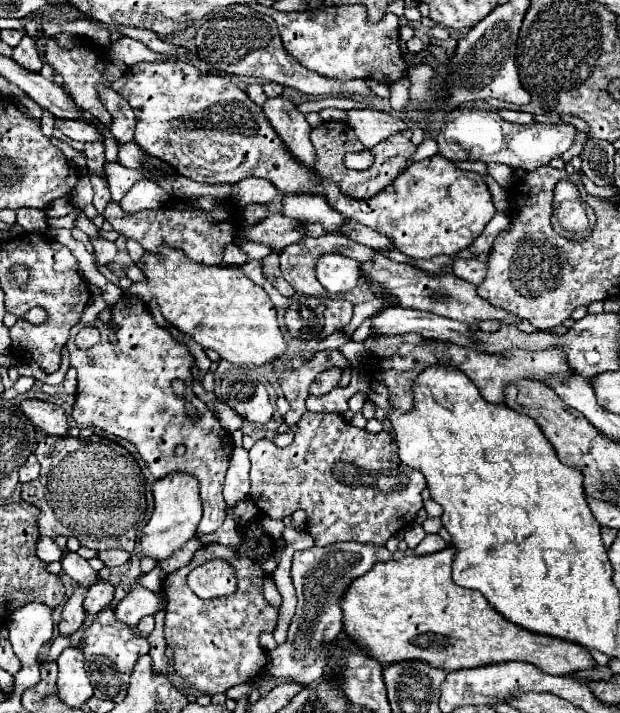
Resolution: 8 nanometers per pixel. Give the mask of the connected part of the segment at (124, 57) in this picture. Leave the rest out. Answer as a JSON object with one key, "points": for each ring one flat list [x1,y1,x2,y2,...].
{"points":[[120,38,118,42,114,42,110,46,108,54,112,58,122,60,126,66,132,66,138,62,160,62,160,60,168,58,166,54,156,54,150,48,146,48,142,42,132,40,132,38]]}

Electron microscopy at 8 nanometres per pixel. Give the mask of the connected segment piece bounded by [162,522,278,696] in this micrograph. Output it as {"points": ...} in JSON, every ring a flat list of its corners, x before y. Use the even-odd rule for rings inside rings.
{"points":[[252,522,244,528,246,542,240,546,240,550,226,548,220,544,208,544,202,546,190,564,184,568,168,574,168,582,164,578,164,594,168,588,168,612,164,622,164,638,168,646,174,650,174,670,184,682,188,682,192,688,204,692,204,694,218,694,226,692,232,686,254,682,258,678,258,672,262,676,262,670,266,666,266,652,258,644,258,634,272,632,276,628,278,608,268,606,262,594,262,582,264,572,260,568,260,560,272,552,272,540,264,532,260,522],[222,558,234,568,234,576,238,580,238,588,228,598,216,598,216,600,202,600,198,598,186,584,186,576,202,566,208,560]]}

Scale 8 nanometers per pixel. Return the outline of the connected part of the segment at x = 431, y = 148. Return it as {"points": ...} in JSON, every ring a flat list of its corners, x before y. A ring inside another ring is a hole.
{"points":[[426,134,426,136,424,136,424,142,422,142,422,144,418,146,418,150,412,154,410,162,420,162,420,160,430,158,430,156,434,156,434,154,438,154,438,144,436,144,434,138,430,138,430,136]]}

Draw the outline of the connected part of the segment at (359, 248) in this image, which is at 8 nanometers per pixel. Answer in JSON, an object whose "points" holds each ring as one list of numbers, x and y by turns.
{"points":[[324,234,320,238,310,238,310,236,304,236,300,242,284,248,284,252,280,254,280,270,282,270,282,276,286,278,286,282,298,290,298,292,304,292,304,294,320,294,324,292,324,288,318,284,316,280,316,274,312,274,312,270,316,268,316,258,318,254,326,254,326,252,336,252,336,254,344,254,344,256,350,256,354,260,358,260,360,264,362,262,370,262,374,258,374,248,370,246,364,246,364,244,356,244,352,242,350,238,344,238,344,236,336,236,336,234]]}

